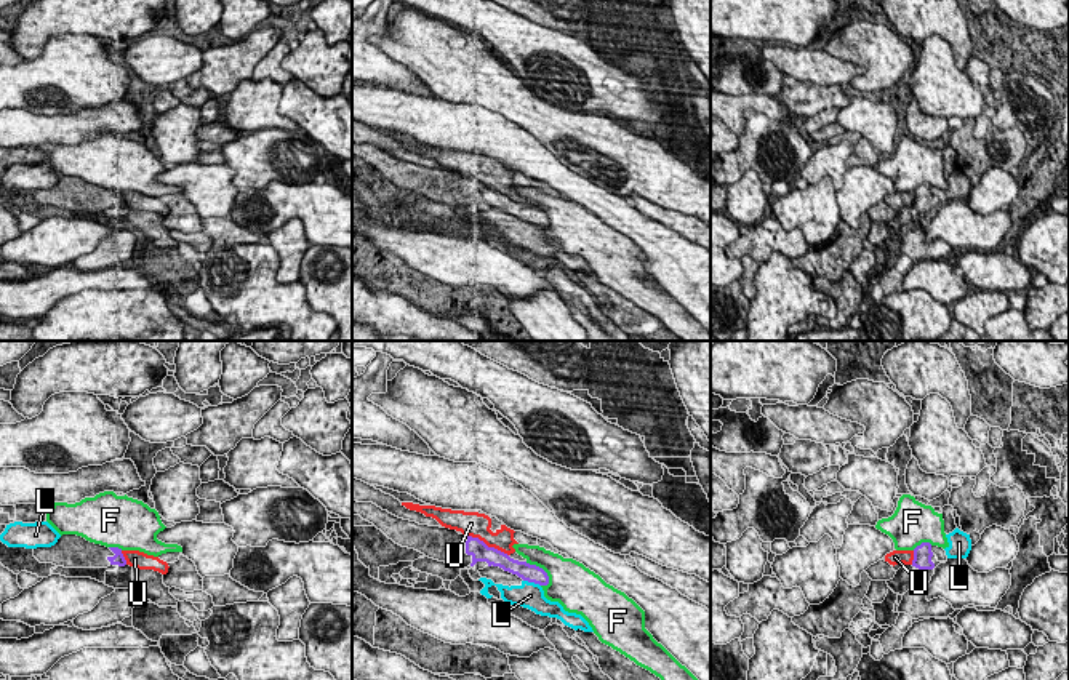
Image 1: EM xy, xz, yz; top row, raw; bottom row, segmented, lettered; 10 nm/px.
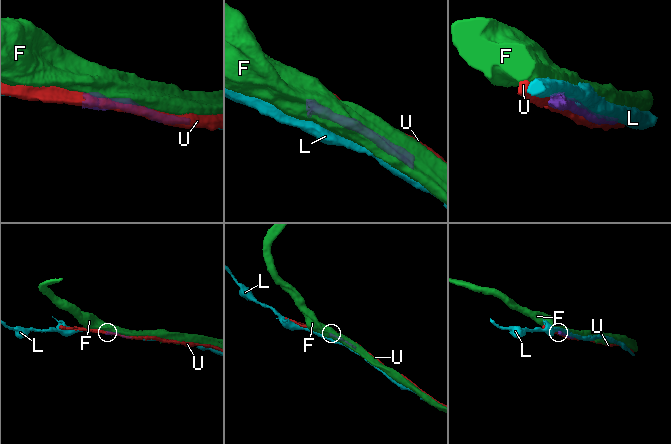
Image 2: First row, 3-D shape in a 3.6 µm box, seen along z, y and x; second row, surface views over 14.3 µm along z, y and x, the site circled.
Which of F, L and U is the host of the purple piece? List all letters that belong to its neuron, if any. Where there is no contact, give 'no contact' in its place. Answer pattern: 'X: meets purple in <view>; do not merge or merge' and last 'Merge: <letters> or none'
F: meets purple in xz; do not merge
L: meets purple in xz; do not merge
U: meets purple in xz; do not merge
Merge: none

